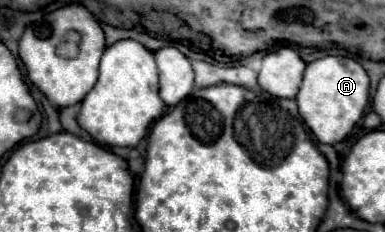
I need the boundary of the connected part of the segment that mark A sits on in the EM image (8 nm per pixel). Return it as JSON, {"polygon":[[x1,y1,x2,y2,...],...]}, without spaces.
{"polygon":[[329,55,307,65,295,101,299,105,299,115,319,139,319,143,333,145,343,141,353,125,363,117,369,101,369,77,365,69,351,57]]}

